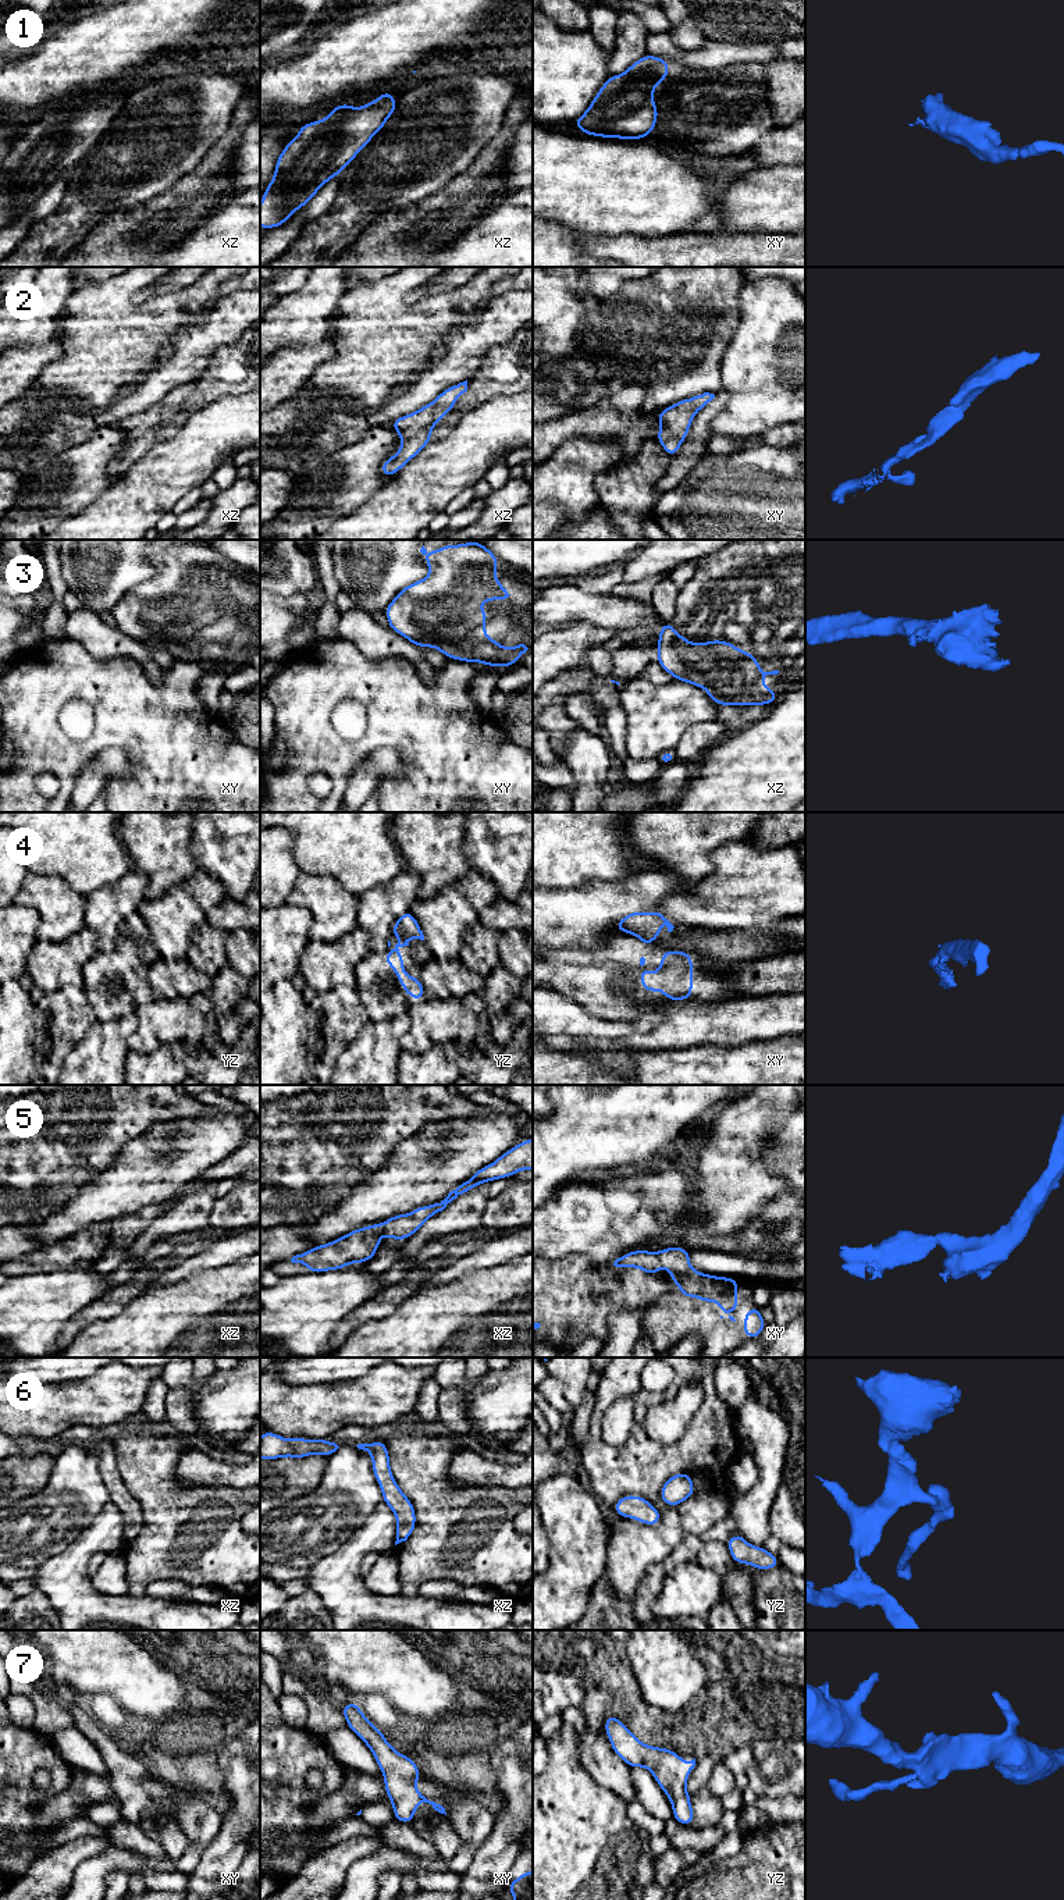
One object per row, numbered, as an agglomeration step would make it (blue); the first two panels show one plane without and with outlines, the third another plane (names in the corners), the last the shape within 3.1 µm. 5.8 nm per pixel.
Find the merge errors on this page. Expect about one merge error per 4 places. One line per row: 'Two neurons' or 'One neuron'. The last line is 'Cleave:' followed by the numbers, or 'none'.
1: One neuron
2: One neuron
3: One neuron
4: Two neurons
5: One neuron
6: One neuron
7: One neuron
Cleave: 4

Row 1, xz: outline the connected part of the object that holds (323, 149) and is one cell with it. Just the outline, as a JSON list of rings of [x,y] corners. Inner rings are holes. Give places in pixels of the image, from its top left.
[[[381,92],[357,108],[350,103],[334,107],[320,121],[300,125],[299,135],[287,143],[261,198],[260,227],[280,227],[307,204],[384,128],[398,104],[394,92]]]

